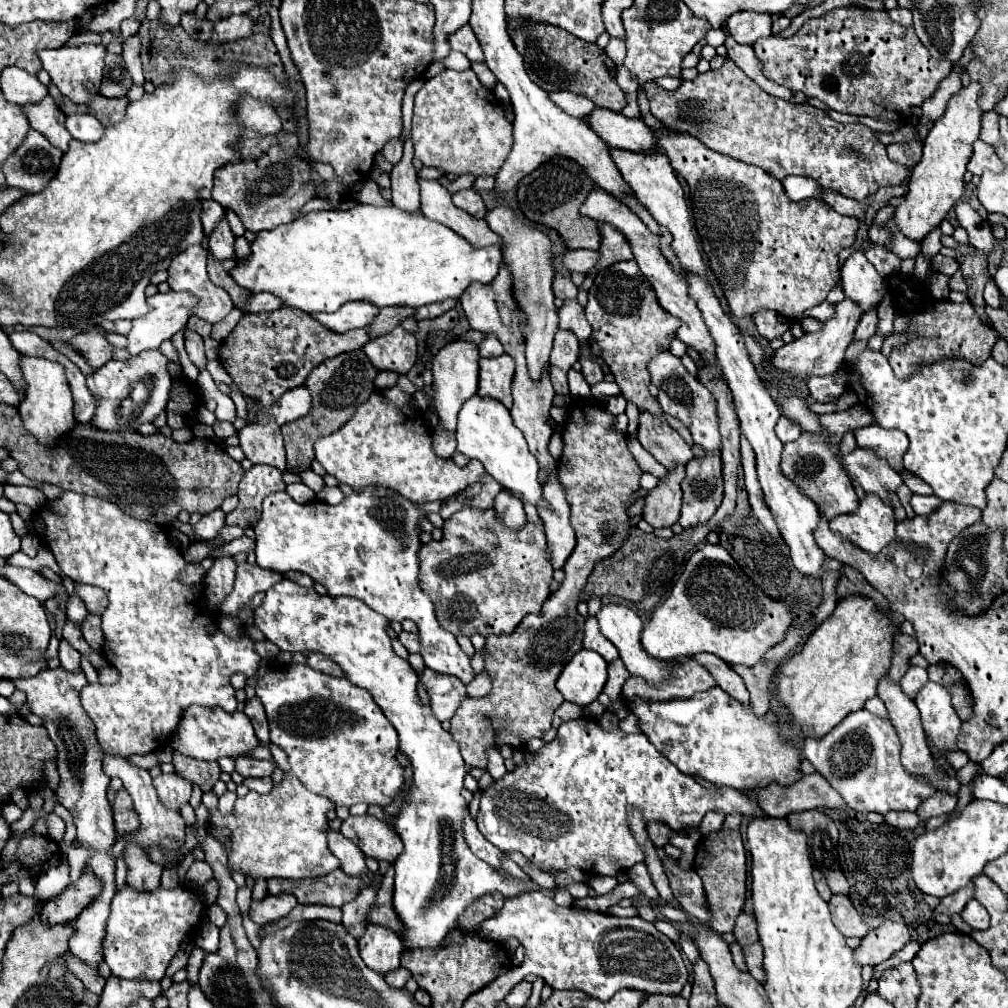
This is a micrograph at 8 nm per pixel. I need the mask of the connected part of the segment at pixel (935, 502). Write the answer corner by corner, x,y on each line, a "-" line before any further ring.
912,495
910,497
910,505
912,505
912,511
916,515
928,515
934,509
938,509
940,503
942,503
942,499
938,499
936,495
930,495
930,497
926,497
926,495

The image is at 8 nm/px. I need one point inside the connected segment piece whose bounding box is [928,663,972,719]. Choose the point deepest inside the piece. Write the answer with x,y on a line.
946,675

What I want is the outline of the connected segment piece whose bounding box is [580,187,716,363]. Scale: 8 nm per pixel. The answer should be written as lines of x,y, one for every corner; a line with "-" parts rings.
594,187
594,189
588,193
586,201
582,203
580,213
582,213
582,217
590,217
590,219
594,219
594,221
598,221
598,223
602,221
602,223
614,225
614,227
626,237
626,241
628,241
628,245
630,245
630,249
632,249
632,253
634,253
634,261
638,263
642,275
652,283
652,287
654,287
654,291
656,291
656,299
658,299
660,307
662,307
666,313
670,313
670,315
674,315
674,317
680,319
680,329
678,329
676,337
678,337
680,341
684,341
686,345
694,347
702,357
706,357
706,361
716,363
714,341
712,341
712,337
710,337
710,333
708,333
708,329
706,329
706,323
704,323
704,319
702,319
700,309
698,309
696,303
688,297
686,279
684,279
684,277
678,277
678,275
670,269
666,257
664,257
662,251
660,251
658,237
656,237
654,233
650,233
650,229
640,221
640,217
634,215
624,203
616,201
612,195
608,195
608,193
606,193
604,189
600,189
600,187

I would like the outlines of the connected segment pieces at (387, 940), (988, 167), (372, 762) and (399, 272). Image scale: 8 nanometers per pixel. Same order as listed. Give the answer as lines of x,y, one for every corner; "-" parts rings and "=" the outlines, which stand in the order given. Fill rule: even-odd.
368,925
358,945
362,961
376,973
384,975
400,967
400,955
404,947
392,929
382,925
=
978,139
978,141
974,143
974,153
972,153
972,157
970,157
968,171
970,171
972,175
982,175
984,171
998,171
998,173
1000,173
1002,167
1004,167
1004,165
1002,165
1000,157
996,155
994,147
=
288,665
266,673
256,683
256,695
268,715
270,741
286,751
292,773
306,789
330,799
336,807
352,807
354,803
374,803
386,807
402,793
406,779
404,767
396,759
398,733
366,689
352,685
344,677
338,679
318,673
308,665
=
356,205
354,209
350,211
310,211
306,213
306,217
298,217
296,221
288,223
288,225
280,225
272,231
258,231
256,233
256,241
250,245
252,249
252,255
246,257
246,261
238,261
238,265
230,271
232,273
232,279
244,287
244,289
250,289
252,293
260,293
260,291
268,291
272,295
278,295
278,299
282,299
284,305
288,307
298,307
306,313
332,313
336,311
338,307
342,307
344,303
348,301
368,301
368,303
374,303
378,307
388,307
388,305
410,305
410,307
422,307
422,305
428,305
428,303
438,303
438,301
444,301
444,299
458,299
466,287
474,281
480,281
480,283
490,283
496,273
498,273
498,265
502,261
502,249
500,245
492,245
492,247
482,247
482,249
474,249
464,237
460,237
458,233
454,233
452,229
448,229
446,225
442,223
436,223
436,221
430,221
428,217
424,215
412,215
412,213
406,213
402,209
396,209
394,205
392,207
374,207
374,205

